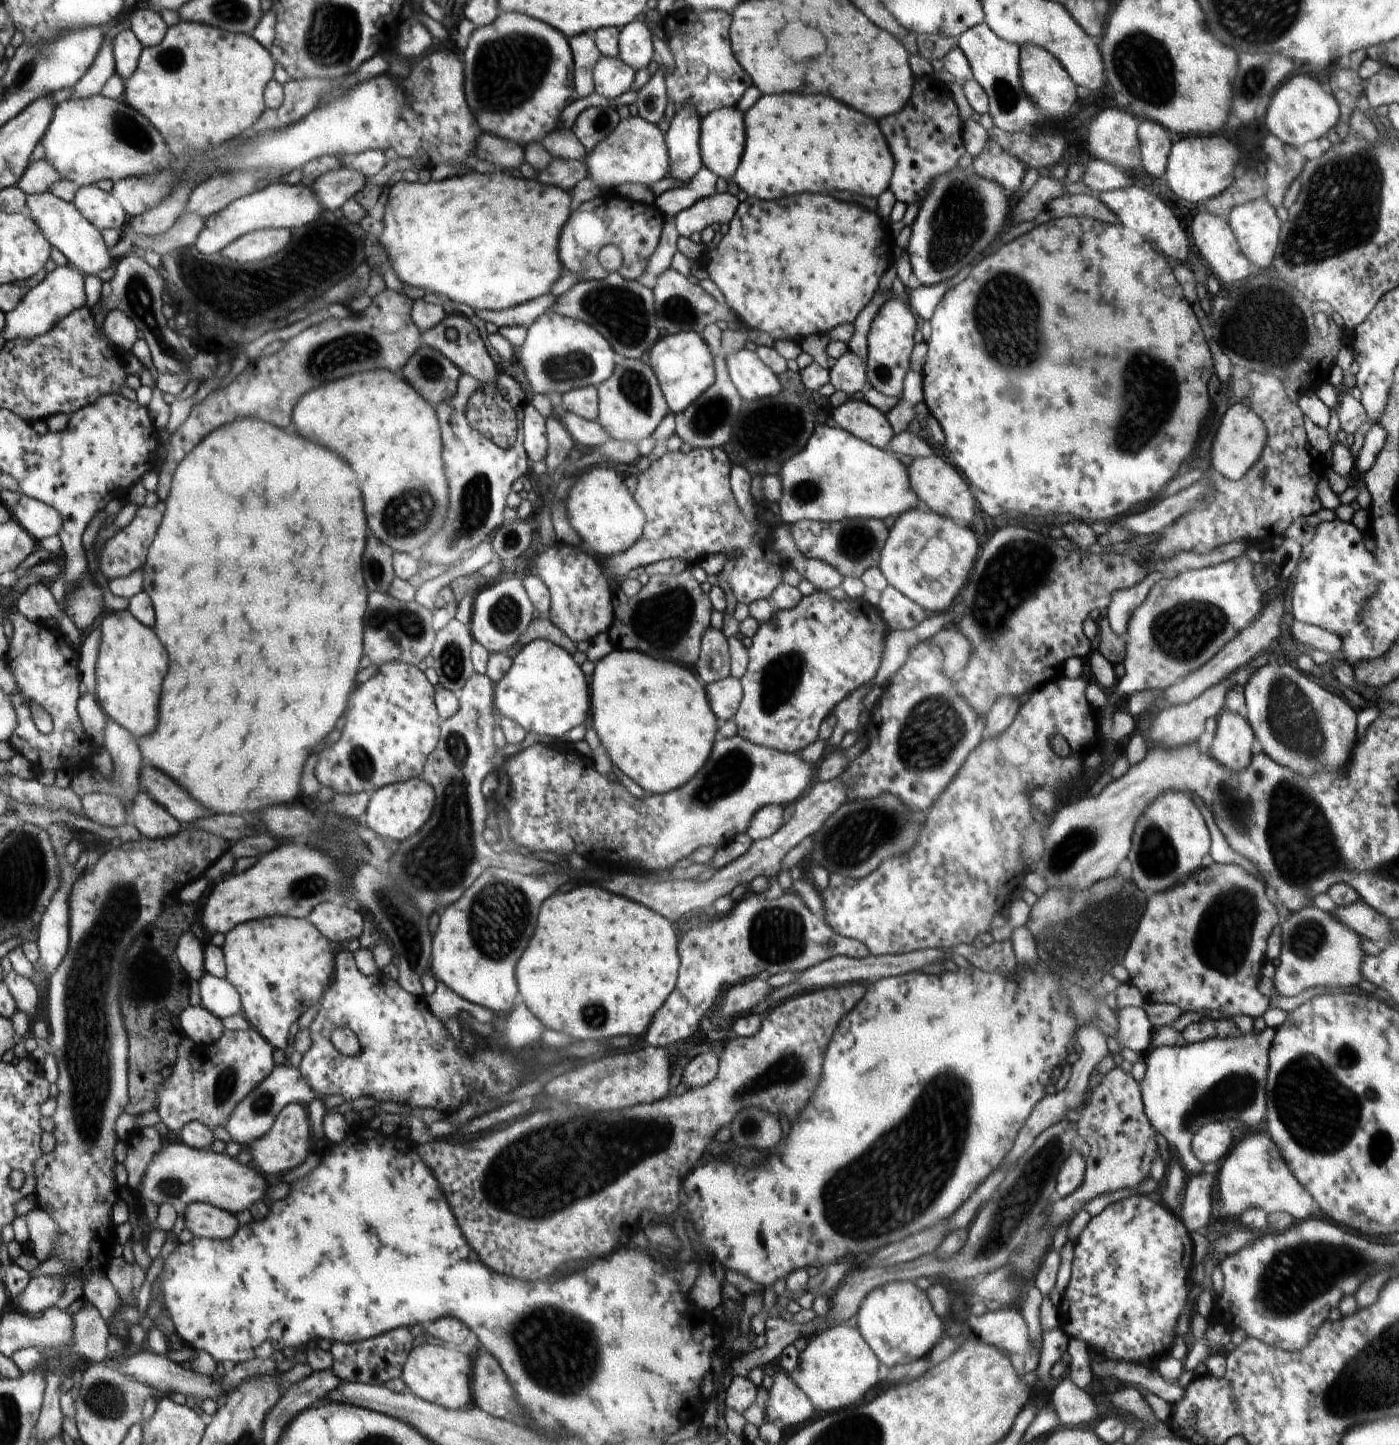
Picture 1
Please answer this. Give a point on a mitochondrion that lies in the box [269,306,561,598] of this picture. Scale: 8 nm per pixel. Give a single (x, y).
(349, 350)

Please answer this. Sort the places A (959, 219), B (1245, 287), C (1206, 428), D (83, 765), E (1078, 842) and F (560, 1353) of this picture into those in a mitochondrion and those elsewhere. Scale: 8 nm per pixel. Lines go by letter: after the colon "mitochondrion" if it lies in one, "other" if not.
A: mitochondrion
B: other
C: other
D: other
E: mitochondrion
F: mitochondrion

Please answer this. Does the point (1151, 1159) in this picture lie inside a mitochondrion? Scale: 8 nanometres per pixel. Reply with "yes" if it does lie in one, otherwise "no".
no

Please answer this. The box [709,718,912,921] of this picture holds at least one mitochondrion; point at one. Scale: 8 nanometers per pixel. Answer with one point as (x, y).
(864, 830)

